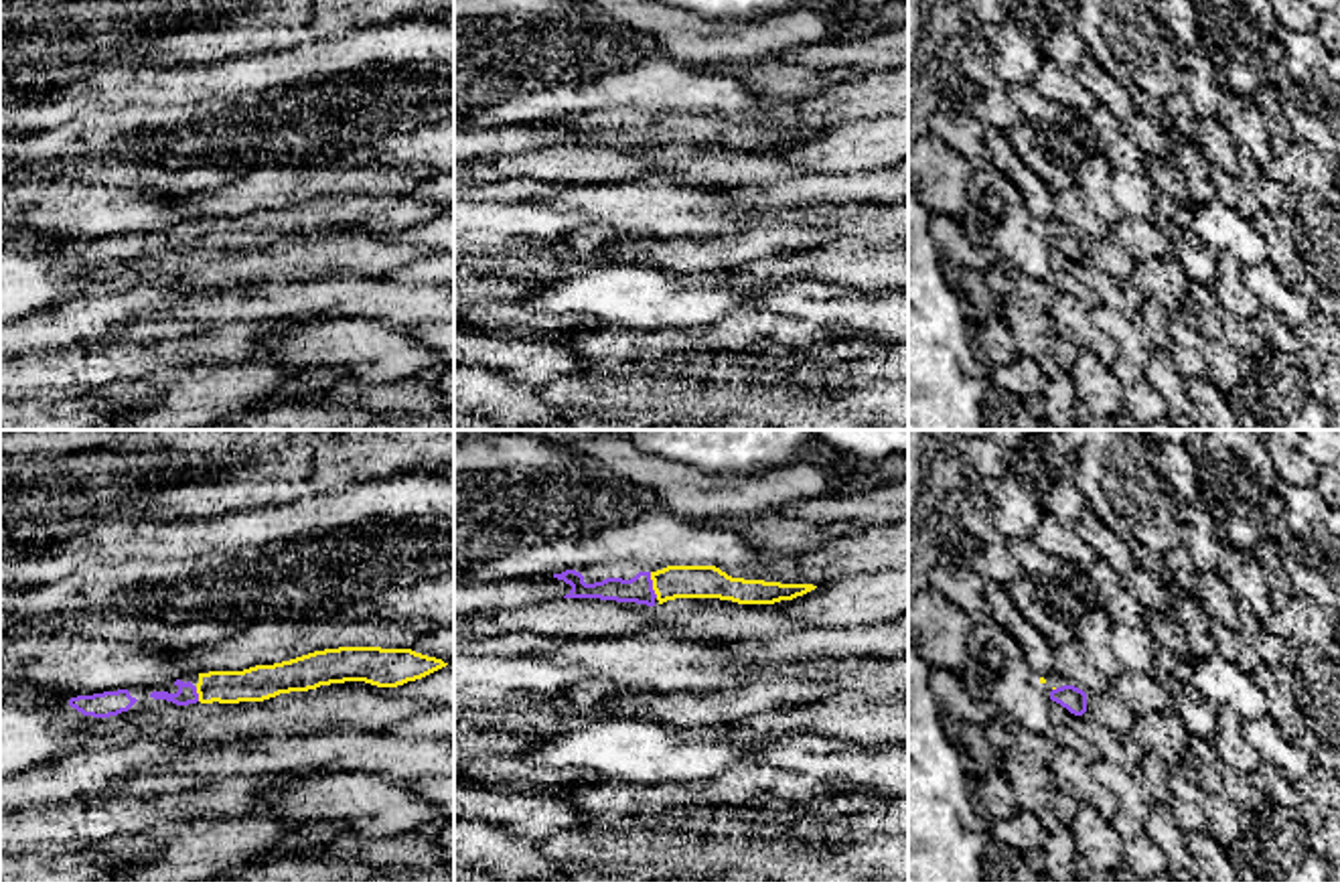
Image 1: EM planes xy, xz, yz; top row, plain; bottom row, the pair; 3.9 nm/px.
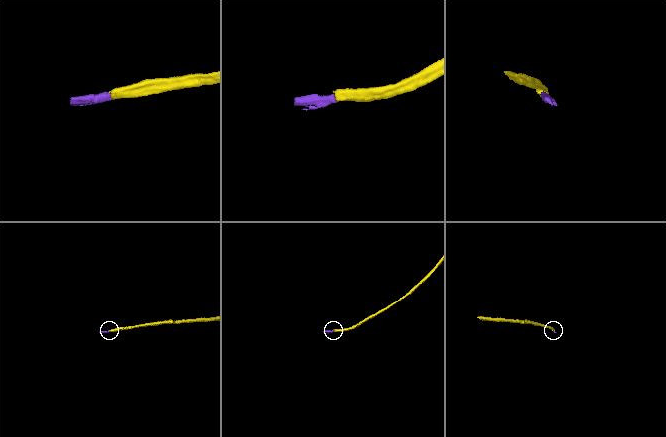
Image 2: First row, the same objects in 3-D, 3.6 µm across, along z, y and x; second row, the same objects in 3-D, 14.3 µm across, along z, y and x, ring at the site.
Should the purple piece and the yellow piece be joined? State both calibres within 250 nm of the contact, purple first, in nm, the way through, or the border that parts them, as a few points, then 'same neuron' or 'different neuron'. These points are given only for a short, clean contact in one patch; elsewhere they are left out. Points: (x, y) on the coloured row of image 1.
calibres 110 and 130 nm; way xz (639, 589), (651, 584), (672, 582); same neuron

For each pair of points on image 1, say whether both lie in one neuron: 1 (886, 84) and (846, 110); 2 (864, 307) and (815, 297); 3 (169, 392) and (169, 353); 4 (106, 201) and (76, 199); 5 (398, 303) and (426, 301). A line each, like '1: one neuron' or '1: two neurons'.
1: one neuron
2: one neuron
3: two neurons
4: one neuron
5: one neuron

